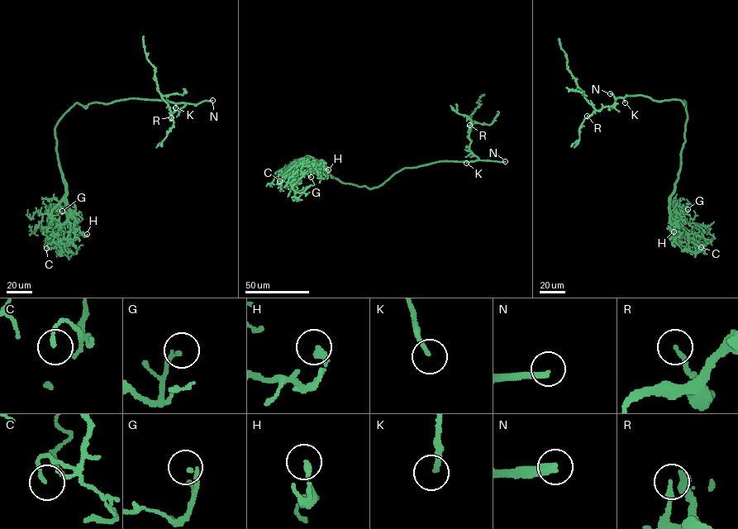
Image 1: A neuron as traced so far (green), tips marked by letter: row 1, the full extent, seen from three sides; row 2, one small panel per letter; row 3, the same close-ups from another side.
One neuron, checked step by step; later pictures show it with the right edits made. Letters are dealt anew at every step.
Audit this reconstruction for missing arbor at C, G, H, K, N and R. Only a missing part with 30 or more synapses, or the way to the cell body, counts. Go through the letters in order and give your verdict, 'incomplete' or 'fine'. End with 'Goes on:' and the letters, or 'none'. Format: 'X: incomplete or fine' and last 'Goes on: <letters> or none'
C: fine
G: fine
H: fine
K: incomplete
N: incomplete
R: fine
Goes on: K, N

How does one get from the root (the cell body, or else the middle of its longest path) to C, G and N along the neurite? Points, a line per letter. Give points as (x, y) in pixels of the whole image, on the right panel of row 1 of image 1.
C: (677, 99), (685, 102), (688, 116), (670, 214), (679, 234), (702, 242), (701, 247)
G: (677, 99), (683, 105), (683, 100), (685, 102), (688, 116), (679, 173), (670, 201), (683, 212), (688, 209)
N: (677, 99), (654, 100), (639, 95), (615, 98), (610, 93)

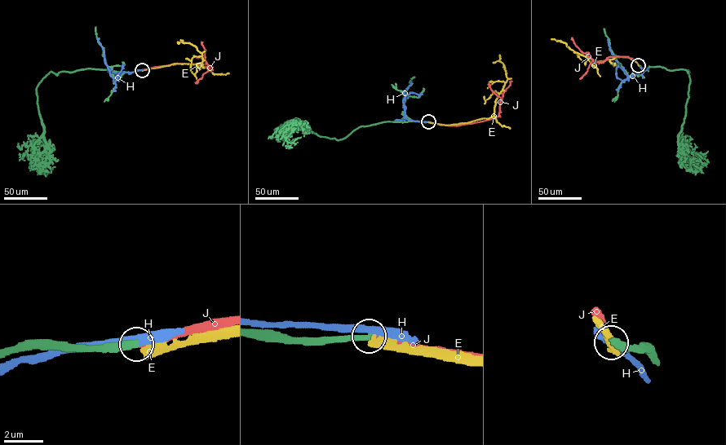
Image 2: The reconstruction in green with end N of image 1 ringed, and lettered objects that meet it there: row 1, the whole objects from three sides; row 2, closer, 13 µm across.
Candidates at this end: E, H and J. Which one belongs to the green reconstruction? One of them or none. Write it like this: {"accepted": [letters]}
{"accepted": ["J"]}

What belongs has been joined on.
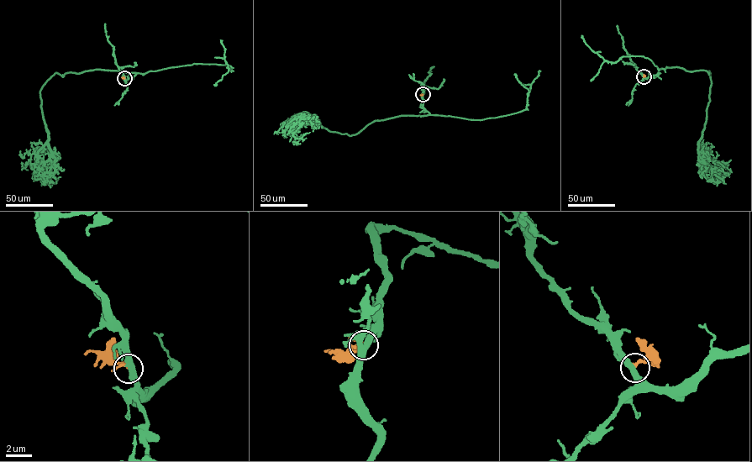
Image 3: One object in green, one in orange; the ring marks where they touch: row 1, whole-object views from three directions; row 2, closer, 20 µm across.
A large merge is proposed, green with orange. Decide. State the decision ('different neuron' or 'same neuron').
same neuron

